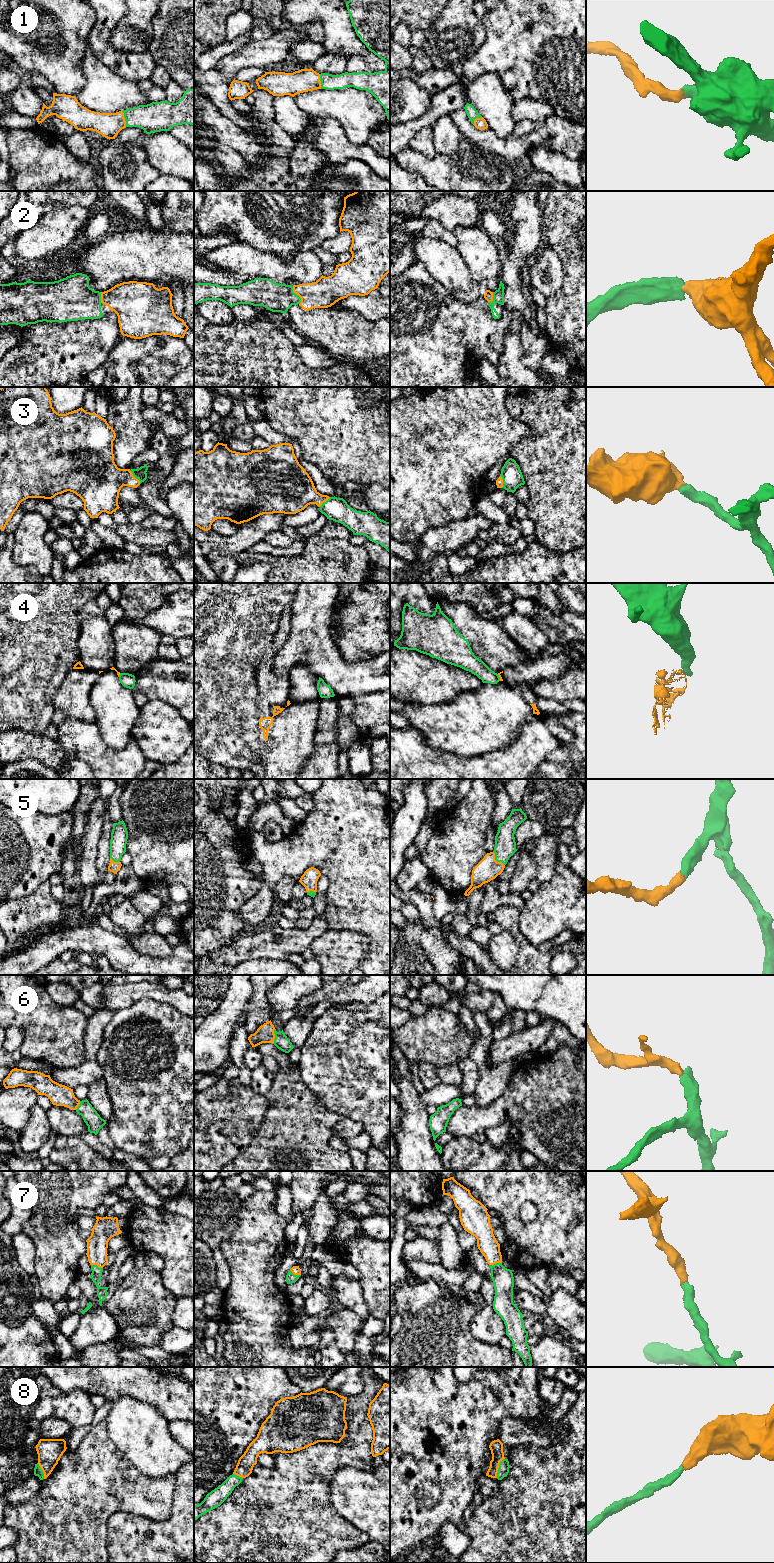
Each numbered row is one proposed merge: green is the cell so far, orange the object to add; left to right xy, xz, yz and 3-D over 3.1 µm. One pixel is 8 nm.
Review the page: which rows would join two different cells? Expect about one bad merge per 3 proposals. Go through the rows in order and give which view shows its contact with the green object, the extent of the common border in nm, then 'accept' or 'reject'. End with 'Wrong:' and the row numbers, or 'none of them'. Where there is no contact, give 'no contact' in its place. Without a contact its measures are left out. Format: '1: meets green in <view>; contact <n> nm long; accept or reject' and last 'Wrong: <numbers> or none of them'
1: meets green in xy; contact 130 nm long; accept
2: meets green in xz; contact 160 nm long; accept
3: meets green in xy; contact 140 nm long; accept
4: meets green in yz; contact 60 nm long; reject
5: meets green in yz; contact 150 nm long; accept
6: meets green in xz; contact 120 nm long; accept
7: meets green in xy; contact 100 nm long; accept
8: meets green in yz; contact 170 nm long; accept
Wrong: 4

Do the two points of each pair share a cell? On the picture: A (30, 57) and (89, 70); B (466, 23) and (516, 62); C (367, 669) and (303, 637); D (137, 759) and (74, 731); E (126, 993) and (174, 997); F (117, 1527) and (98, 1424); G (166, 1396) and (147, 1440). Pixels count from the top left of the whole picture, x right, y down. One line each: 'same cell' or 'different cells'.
A: different cells
B: different cells
C: same cell
D: same cell
E: same cell
F: different cells
G: different cells

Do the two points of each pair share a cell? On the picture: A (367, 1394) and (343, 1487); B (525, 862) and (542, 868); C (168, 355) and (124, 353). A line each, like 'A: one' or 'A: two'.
A: two
B: two
C: one

